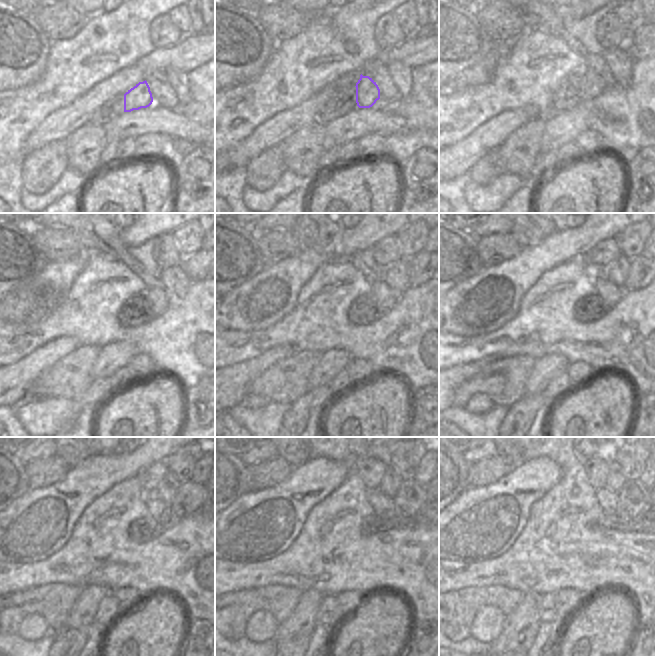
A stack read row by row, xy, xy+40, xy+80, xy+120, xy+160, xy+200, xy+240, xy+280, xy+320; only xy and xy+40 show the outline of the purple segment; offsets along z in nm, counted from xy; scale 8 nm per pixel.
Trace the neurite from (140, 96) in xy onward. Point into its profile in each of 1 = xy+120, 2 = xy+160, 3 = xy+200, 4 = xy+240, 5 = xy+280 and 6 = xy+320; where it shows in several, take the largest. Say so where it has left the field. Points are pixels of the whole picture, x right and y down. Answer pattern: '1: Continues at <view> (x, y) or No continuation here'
1: Continues at xy+120 (157, 298)
2: Continues at xy+160 (386, 298)
3: Continues at xy+200 (610, 294)
4: Continues at xy+240 (161, 512)
5: Continues at xy+280 (383, 506)
6: Continues at xy+320 (608, 500)

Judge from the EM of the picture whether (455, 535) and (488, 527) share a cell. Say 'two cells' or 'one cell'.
one cell

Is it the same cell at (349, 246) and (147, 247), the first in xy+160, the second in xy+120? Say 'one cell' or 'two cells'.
two cells

